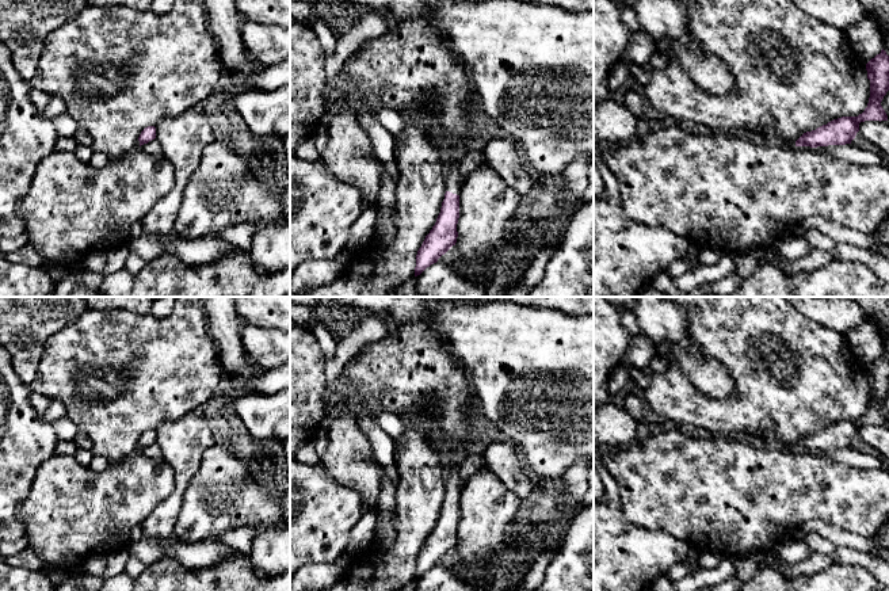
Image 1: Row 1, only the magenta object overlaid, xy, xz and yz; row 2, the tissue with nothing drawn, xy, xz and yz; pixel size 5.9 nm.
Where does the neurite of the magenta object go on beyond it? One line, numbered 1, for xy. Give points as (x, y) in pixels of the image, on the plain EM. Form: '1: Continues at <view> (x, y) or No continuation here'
1: No continuation here

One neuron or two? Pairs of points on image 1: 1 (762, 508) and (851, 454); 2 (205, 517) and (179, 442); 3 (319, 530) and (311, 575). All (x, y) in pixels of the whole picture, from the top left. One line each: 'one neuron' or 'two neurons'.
1: two neurons
2: two neurons
3: two neurons

